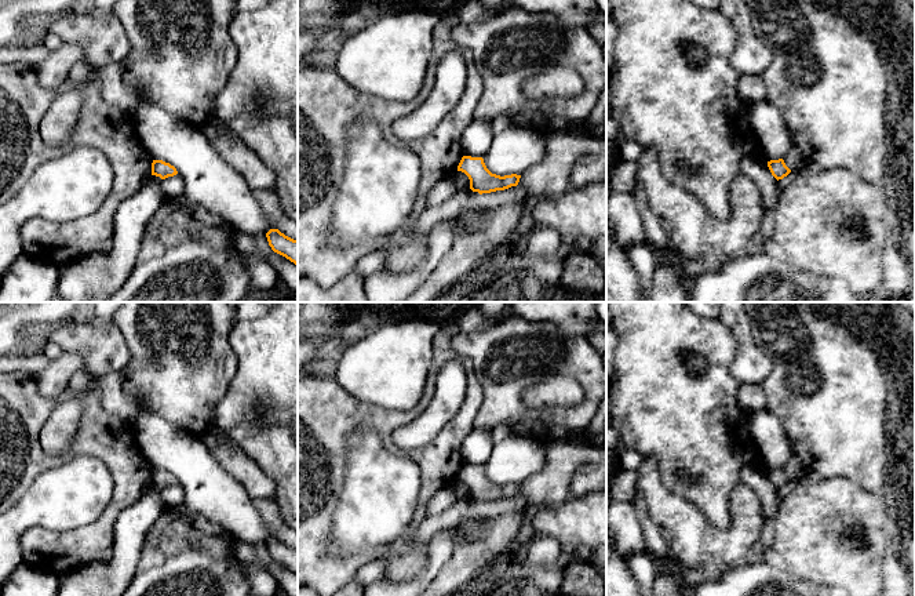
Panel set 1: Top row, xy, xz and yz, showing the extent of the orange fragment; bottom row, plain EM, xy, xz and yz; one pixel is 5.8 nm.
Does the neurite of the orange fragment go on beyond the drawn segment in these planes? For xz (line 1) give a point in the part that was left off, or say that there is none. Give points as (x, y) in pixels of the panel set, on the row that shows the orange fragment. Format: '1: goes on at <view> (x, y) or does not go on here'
1: does not go on here

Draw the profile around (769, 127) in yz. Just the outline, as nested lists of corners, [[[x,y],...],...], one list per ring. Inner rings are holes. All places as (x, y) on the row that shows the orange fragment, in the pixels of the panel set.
[[[766,99],[748,106],[751,127],[766,161],[784,159],[792,146],[780,112]]]

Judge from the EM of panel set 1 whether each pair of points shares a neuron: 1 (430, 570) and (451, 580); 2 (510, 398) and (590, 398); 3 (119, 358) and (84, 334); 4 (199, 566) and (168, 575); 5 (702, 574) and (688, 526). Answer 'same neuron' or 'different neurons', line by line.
1: different neurons
2: same neuron
3: same neuron
4: same neuron
5: different neurons

